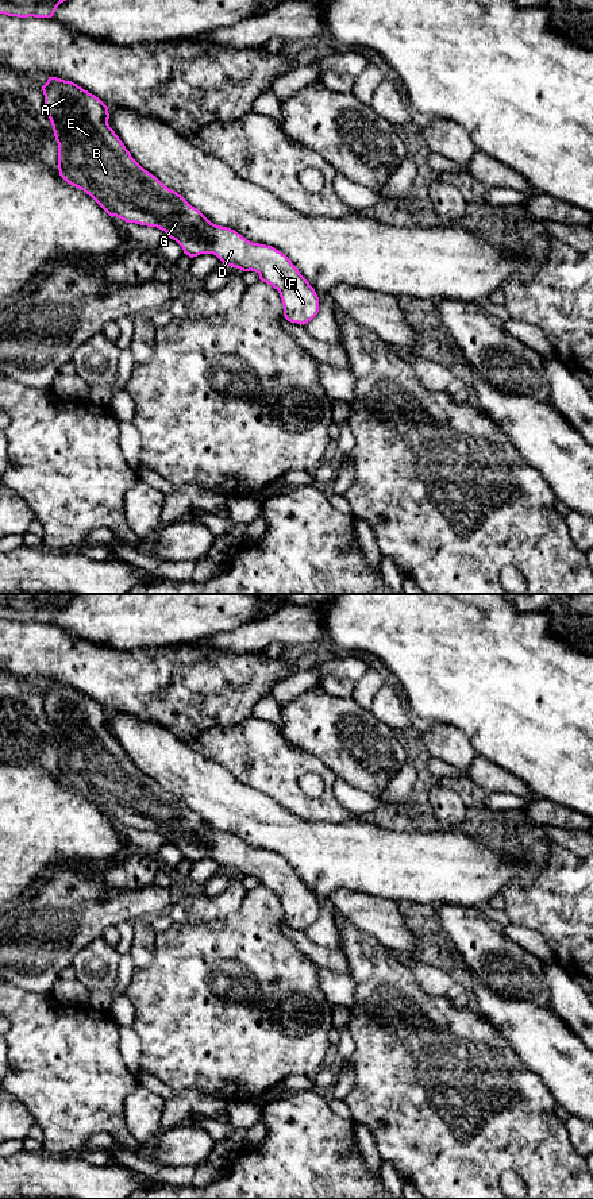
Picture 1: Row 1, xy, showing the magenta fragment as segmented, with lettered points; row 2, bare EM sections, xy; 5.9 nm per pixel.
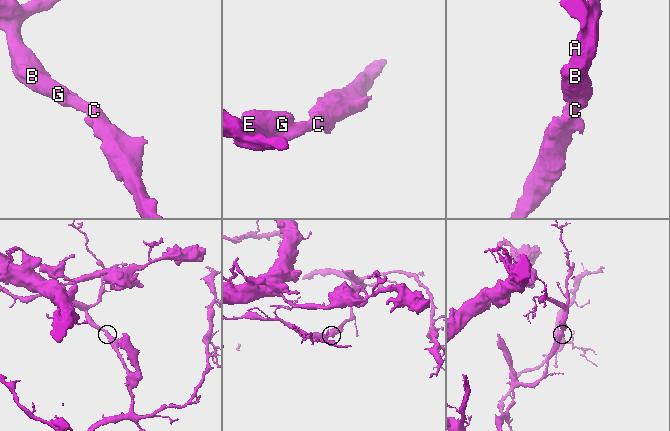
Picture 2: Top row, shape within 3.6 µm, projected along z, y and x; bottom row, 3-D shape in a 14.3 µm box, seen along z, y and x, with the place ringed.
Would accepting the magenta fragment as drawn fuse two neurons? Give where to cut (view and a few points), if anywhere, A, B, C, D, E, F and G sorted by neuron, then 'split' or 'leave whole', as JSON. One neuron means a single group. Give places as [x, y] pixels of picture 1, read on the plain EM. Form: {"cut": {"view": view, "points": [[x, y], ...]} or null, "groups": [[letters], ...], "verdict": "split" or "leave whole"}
{"cut": null, "groups": [["A", "B", "C", "D", "E", "F", "G"]], "verdict": "leave whole"}

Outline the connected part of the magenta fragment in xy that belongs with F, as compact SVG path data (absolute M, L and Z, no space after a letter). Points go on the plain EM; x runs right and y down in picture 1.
M49 682L42 695L58 748L59 780L68 789L89 799L111 822L165 836L190 863L213 859L226 871L258 878L261 886L278 895L288 926L304 930L317 920L319 902L315 894L285 859L272 851L253 848L235 834L211 828L181 799L145 775L109 732L108 712L99 702L57 682Z

